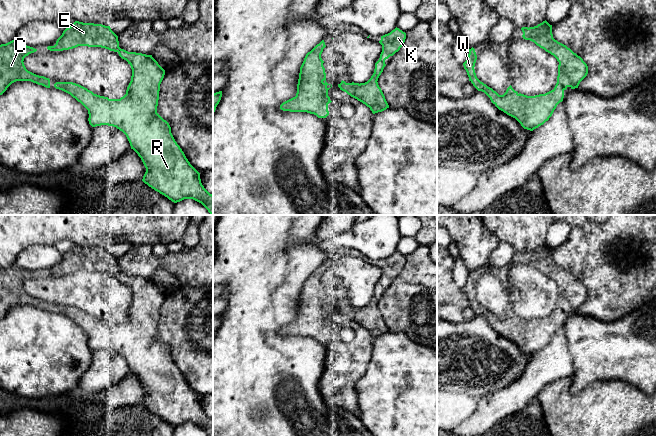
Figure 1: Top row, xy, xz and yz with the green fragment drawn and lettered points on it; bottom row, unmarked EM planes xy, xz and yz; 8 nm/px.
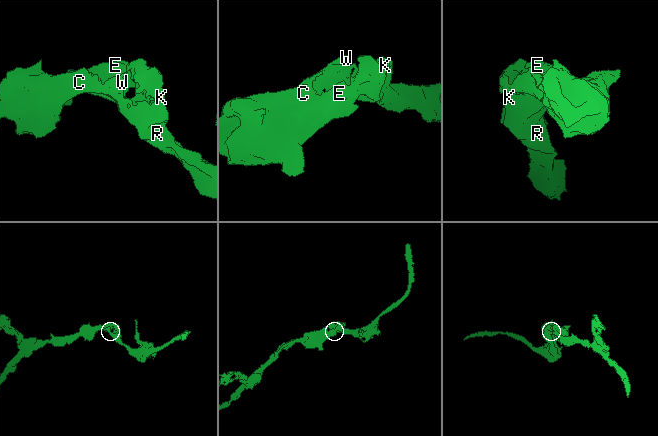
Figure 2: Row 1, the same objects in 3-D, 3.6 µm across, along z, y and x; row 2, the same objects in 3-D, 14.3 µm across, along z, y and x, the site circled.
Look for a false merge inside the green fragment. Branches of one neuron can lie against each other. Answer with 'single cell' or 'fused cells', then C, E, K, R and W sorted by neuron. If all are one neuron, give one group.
single cell; C E K R W

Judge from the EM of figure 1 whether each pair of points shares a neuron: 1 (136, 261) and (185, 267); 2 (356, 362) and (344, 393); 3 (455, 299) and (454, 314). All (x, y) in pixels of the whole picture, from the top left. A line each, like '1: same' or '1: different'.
1: same
2: same
3: different

